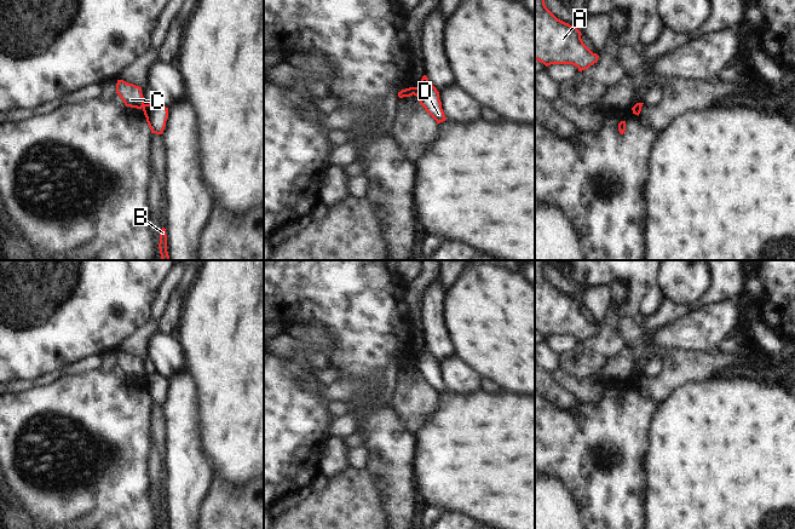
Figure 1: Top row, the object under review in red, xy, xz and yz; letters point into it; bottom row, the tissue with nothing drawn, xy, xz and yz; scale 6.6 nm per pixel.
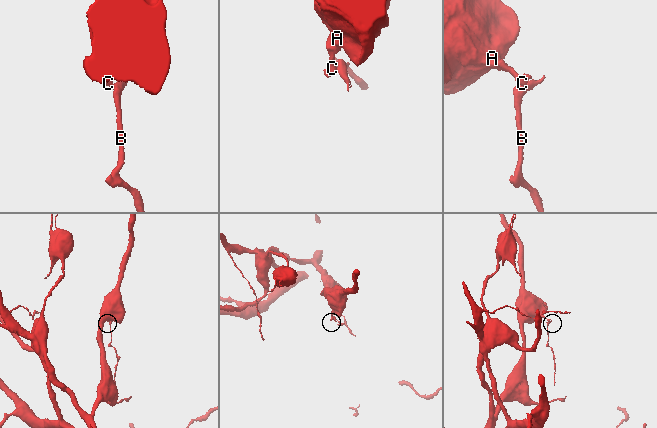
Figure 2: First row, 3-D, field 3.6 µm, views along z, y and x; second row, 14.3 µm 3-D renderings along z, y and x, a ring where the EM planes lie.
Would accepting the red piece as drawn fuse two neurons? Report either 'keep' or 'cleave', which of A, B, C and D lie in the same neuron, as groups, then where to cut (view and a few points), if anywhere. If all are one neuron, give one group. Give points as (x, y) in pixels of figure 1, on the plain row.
cleave; A C / B D; cut in xz along (415, 358), (413, 364)

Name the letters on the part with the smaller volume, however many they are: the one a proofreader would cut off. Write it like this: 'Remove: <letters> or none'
Remove: B, D

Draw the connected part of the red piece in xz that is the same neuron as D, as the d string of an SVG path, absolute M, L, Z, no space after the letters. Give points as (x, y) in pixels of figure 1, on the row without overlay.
M426 346L422 347L421 355L417 358L415 358L414 367L417 368L420 375L437 392L437 395L440 395L447 391L442 380L439 363L428 352Z

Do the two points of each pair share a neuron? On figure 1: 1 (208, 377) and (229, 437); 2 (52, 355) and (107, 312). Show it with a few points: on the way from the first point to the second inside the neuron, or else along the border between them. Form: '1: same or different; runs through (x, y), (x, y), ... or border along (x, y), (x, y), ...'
1: same; runs through (223, 391), (229, 397), (229, 423)
2: same; runs through (65, 341), (93, 314)

